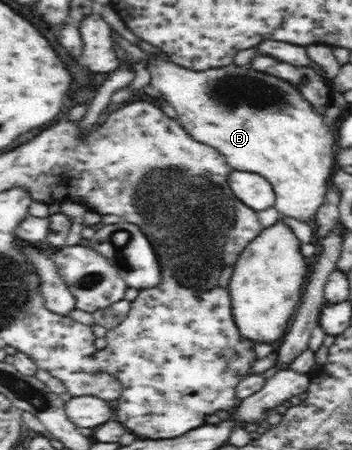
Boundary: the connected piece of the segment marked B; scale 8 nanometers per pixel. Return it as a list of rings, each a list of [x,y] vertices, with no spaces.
[[[148,60],[147,69],[150,73],[150,84],[141,92],[133,92],[122,87],[111,99],[109,105],[126,104],[136,94],[147,94],[152,98],[163,98],[175,108],[177,122],[198,142],[218,150],[234,171],[256,173],[262,175],[273,186],[276,193],[274,207],[282,217],[311,224],[308,220],[315,217],[316,210],[322,206],[324,196],[328,192],[328,178],[334,172],[334,144],[336,134],[326,128],[320,111],[314,110],[306,101],[302,92],[292,84],[274,78],[270,74],[256,72],[252,68],[242,68],[231,63],[228,66],[212,68],[206,71],[192,71],[177,66],[169,60]]]

